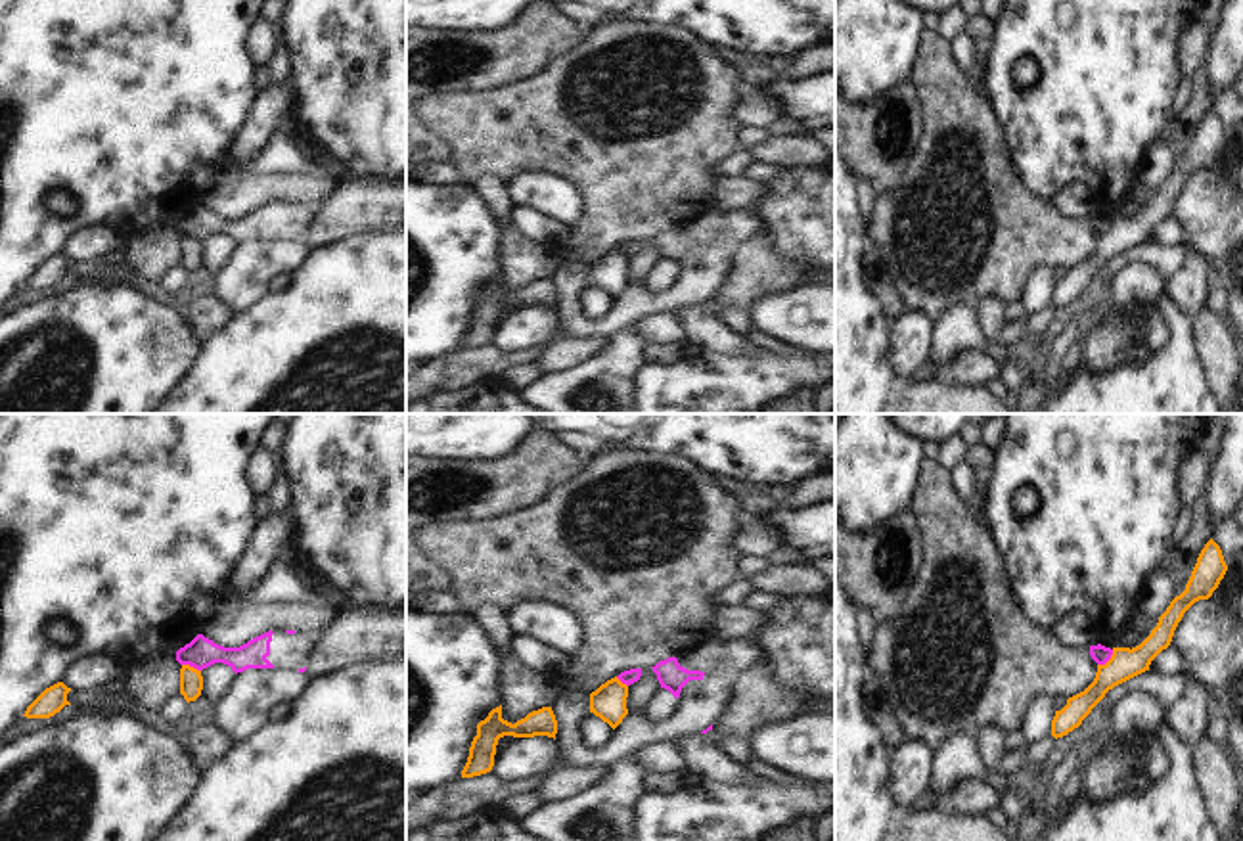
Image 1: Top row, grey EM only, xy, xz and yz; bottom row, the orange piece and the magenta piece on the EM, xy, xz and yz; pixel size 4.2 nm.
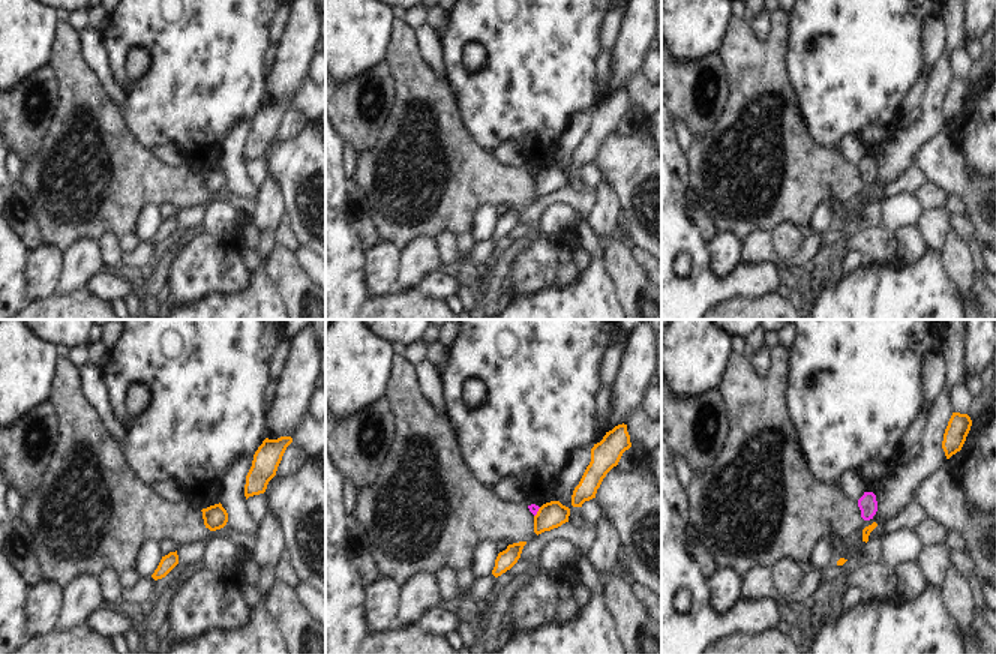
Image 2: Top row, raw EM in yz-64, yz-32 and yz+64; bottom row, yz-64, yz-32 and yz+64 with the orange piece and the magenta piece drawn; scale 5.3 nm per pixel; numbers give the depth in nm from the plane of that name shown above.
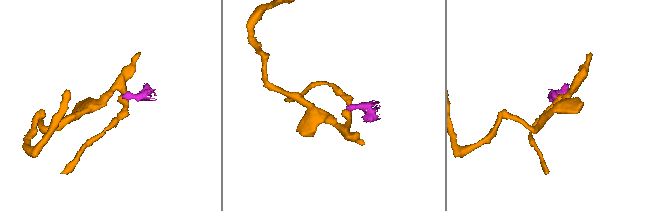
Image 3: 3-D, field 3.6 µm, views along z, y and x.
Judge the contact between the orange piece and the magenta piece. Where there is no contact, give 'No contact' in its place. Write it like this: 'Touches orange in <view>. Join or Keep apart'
Touches orange in yz. Keep apart

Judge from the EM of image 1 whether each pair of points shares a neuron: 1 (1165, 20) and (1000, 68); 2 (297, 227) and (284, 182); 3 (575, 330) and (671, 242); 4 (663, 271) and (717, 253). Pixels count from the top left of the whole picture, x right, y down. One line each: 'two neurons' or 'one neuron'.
1: one neuron
2: two neurons
3: one neuron
4: two neurons

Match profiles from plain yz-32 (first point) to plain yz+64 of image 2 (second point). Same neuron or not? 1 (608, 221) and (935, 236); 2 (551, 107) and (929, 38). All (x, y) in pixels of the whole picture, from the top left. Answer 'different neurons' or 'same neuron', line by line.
1: same neuron
2: different neurons

